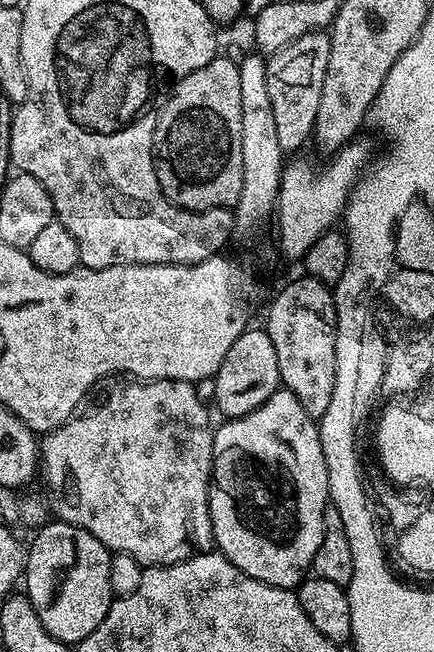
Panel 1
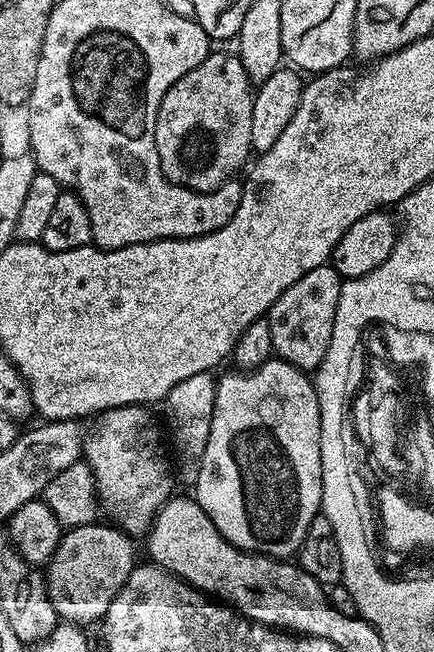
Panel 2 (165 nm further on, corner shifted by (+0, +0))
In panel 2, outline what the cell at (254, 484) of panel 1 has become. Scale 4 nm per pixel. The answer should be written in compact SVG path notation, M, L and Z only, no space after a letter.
M273 358L251 370L231 370L216 381L213 422L196 472L194 499L214 522L218 534L243 552L292 558L299 553L310 522L322 509L320 411L313 377Z

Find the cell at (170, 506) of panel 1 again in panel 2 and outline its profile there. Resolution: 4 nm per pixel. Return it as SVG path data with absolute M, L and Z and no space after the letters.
M128 404L103 413L100 429L93 436L91 433L82 453L96 480L99 503L112 511L111 519L120 531L133 538L147 533L174 492L172 468L163 450L150 437L140 436L140 412L141 405Z

